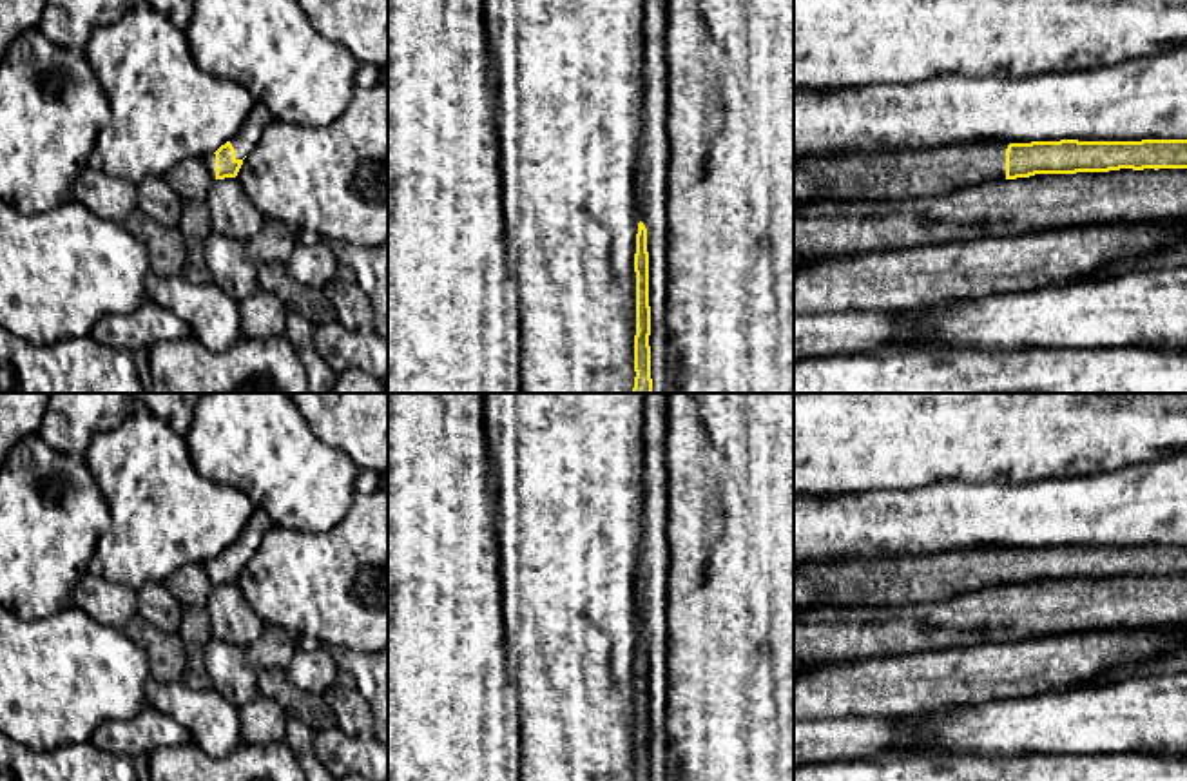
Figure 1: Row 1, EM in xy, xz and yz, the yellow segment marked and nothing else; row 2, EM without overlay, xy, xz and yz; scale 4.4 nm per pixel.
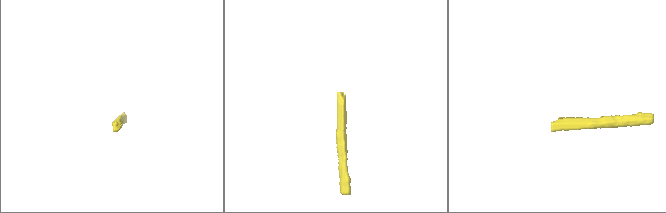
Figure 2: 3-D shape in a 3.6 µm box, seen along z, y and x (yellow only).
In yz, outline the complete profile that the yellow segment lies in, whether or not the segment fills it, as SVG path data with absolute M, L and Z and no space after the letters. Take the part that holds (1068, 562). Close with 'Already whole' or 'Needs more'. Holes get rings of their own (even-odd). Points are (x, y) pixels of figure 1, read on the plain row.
M1187 545L1142 547L968 547L941 553L904 554L884 560L850 560L794 565L794 609L821 598L844 607L888 607L919 602L944 602L962 593L1035 580L1109 578L1120 574L1187 574Z. Needs more

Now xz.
M643 393L643 511L638 545L634 593L642 627L636 640L636 781L667 781L667 571L671 564L667 544L667 440L669 393Z. Needs more

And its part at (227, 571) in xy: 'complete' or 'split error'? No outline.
split error

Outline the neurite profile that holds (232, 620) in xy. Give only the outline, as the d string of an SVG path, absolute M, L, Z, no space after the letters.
M237 583L214 585L205 609L210 618L212 638L245 651L266 627Z

